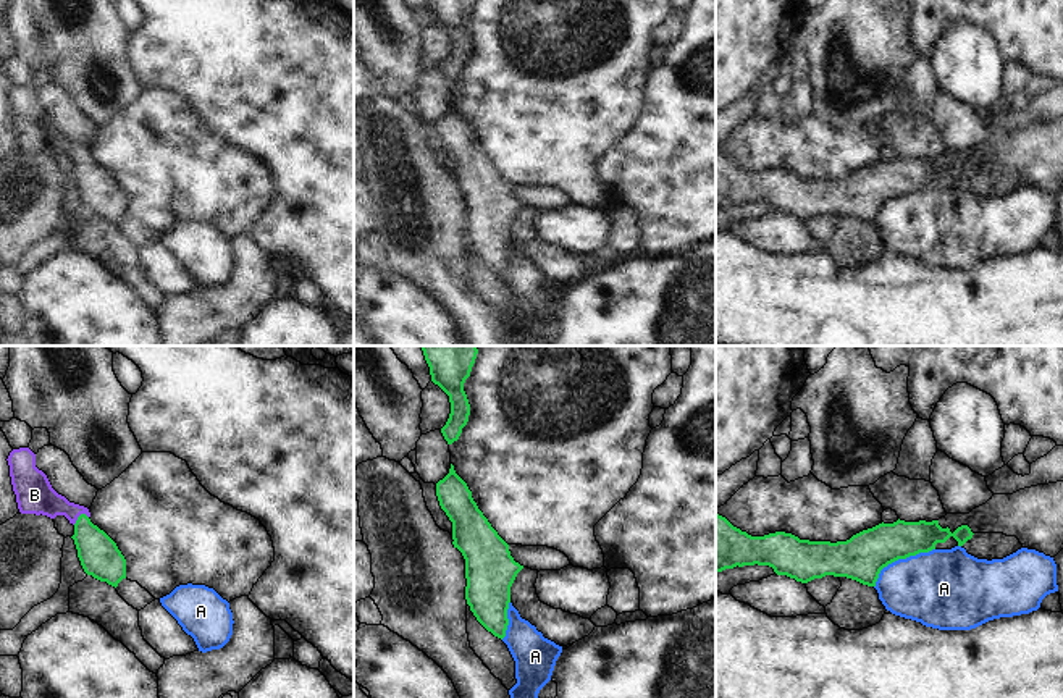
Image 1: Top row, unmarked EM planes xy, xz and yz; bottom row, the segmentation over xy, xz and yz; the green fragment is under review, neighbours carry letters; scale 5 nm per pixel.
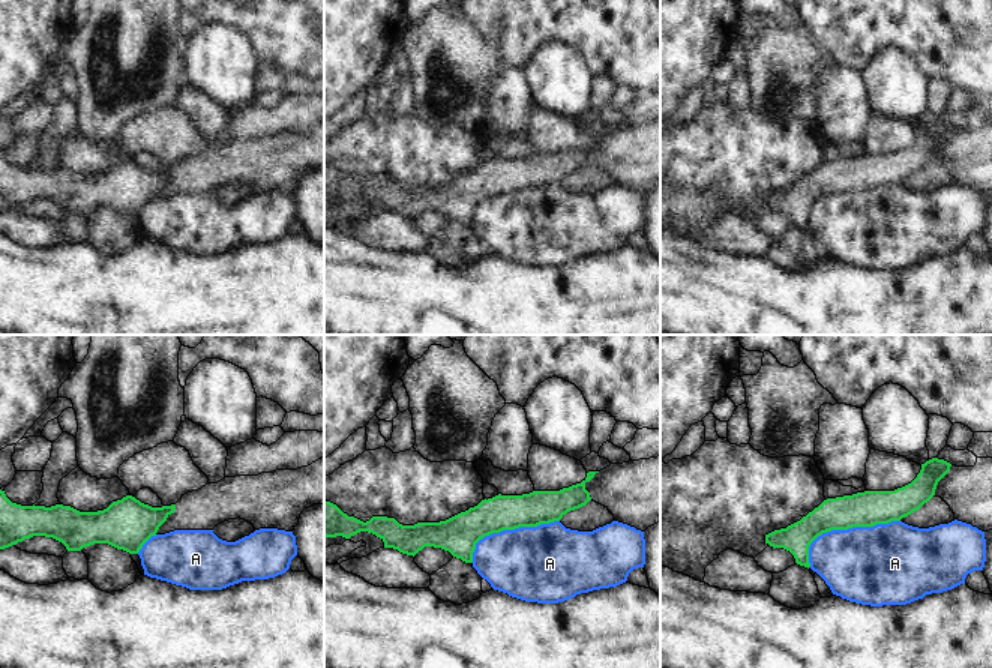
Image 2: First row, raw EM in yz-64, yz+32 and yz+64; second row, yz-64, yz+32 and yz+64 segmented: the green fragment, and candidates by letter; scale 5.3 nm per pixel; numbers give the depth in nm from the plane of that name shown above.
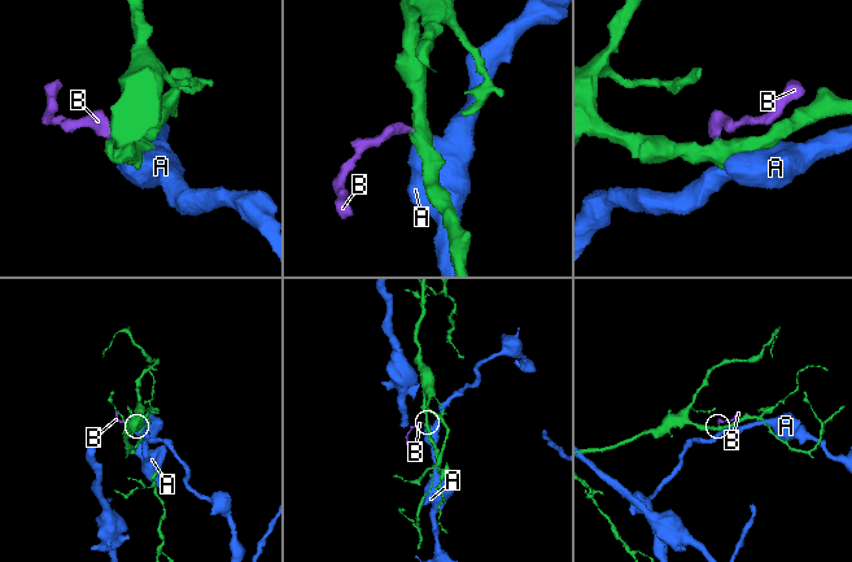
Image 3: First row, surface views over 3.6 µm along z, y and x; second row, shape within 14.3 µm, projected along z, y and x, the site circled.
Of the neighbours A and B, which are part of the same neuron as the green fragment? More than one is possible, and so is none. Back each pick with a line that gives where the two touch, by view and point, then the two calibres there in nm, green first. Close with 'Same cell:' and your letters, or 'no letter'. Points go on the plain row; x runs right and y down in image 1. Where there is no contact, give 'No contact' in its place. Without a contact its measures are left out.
B: Touches green at xy (79, 154). Thickness 200 nm (green) against 190 nm
Same cell: B

